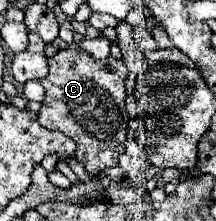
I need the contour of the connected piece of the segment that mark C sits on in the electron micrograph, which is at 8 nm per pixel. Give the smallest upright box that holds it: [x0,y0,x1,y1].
[38,47,128,175]

